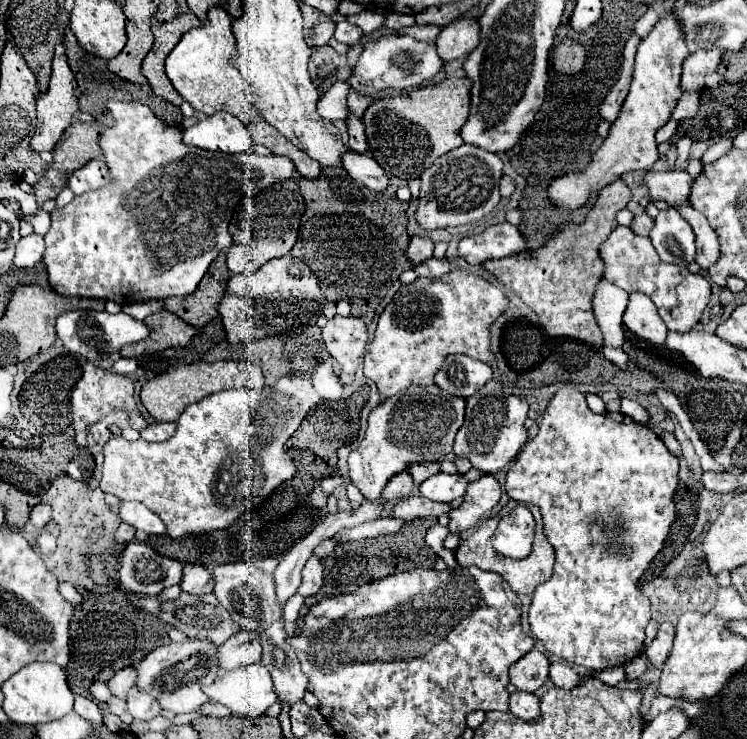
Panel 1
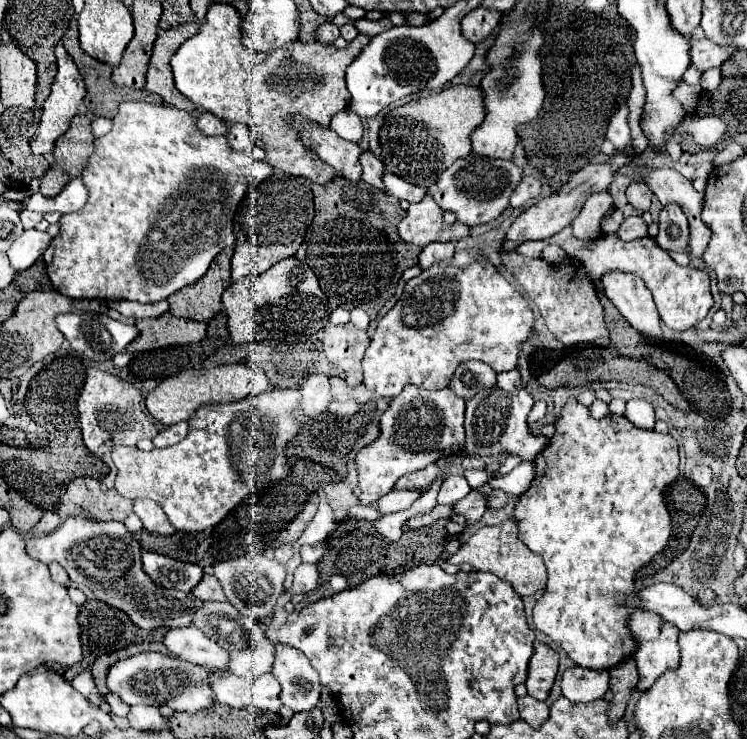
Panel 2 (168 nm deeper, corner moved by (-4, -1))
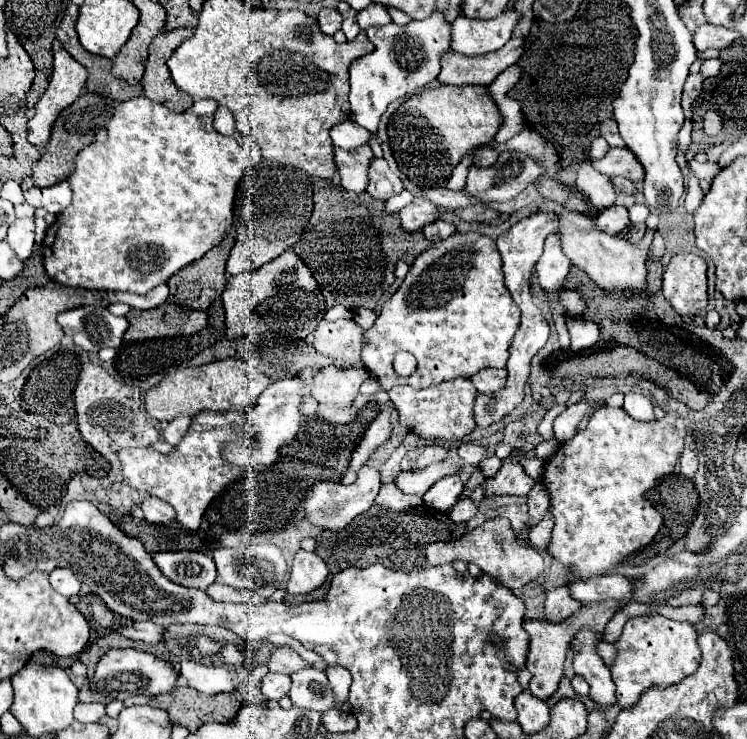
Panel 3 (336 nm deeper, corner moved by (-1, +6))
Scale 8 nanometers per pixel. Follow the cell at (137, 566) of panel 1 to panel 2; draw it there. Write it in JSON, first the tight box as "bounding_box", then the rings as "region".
{"bounding_box":[142,553,204,593],"region":[[[144,553],[142,557],[146,573],[154,579],[156,585],[164,589],[178,589],[190,593],[204,577],[204,569],[200,565],[182,563],[158,553]]]}

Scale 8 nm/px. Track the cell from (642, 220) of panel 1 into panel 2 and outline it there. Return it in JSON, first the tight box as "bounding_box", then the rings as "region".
{"bounding_box":[616,217,648,241],"region":[[[626,217],[622,221],[622,225],[618,227],[616,235],[622,239],[622,241],[634,241],[634,239],[642,239],[648,235],[648,227],[646,223],[642,221],[642,217]]]}

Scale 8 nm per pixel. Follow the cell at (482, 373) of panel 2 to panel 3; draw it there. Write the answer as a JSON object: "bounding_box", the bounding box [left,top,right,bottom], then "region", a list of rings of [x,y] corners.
{"bounding_box":[471,368,507,394],"region":[[[483,368],[483,370],[479,370],[477,374],[471,376],[471,382],[473,382],[473,386],[477,388],[477,392],[491,394],[491,392],[503,388],[505,376],[507,376],[507,370],[499,370],[499,368]]]}

